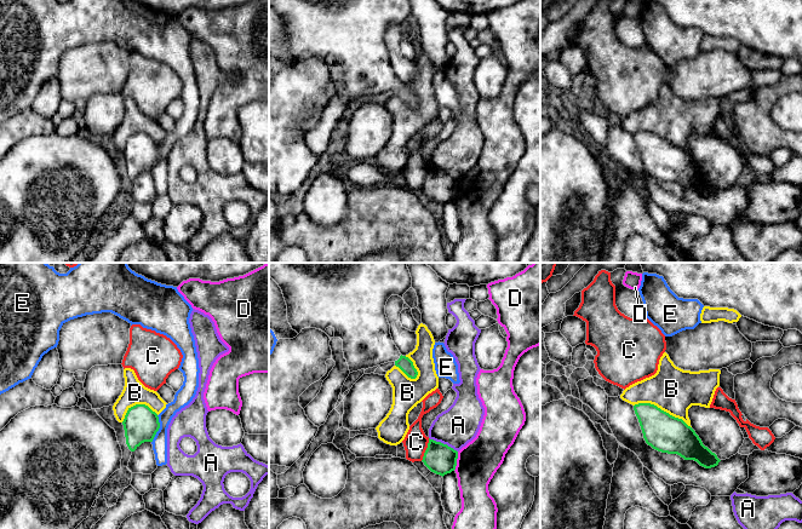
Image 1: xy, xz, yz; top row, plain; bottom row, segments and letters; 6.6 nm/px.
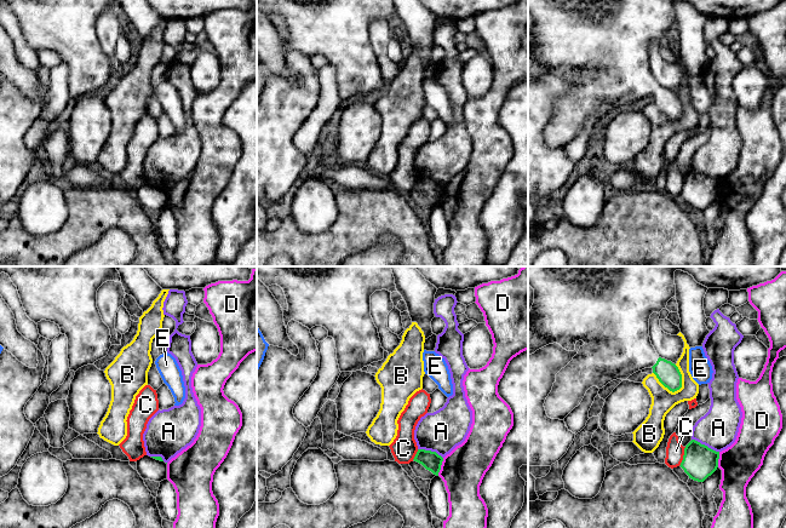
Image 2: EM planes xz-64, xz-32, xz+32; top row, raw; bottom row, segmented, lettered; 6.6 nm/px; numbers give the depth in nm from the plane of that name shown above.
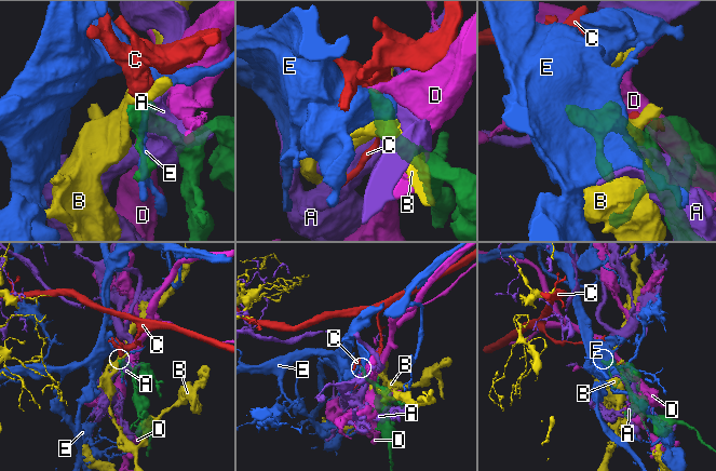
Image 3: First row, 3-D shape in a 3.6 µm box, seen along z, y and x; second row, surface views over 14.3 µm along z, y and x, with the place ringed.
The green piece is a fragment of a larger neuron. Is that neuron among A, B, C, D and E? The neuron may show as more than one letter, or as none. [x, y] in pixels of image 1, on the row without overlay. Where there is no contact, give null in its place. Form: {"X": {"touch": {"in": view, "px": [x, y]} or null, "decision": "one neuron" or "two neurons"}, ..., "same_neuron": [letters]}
{"A": {"touch": {"in": "xz", "px": [442, 172]}, "decision": "two neurons"}, "B": {"touch": {"in": "yz", "px": [663, 139]}, "decision": "two neurons"}, "C": {"touch": {"in": "xz", "px": [427, 178]}, "decision": "two neurons"}, "D": {"touch": {"in": "xz", "px": [456, 190]}, "decision": "two neurons"}, "E": {"touch": {"in": "xy", "px": [159, 156]}, "decision": "two neurons"}, "same_neuron": []}

